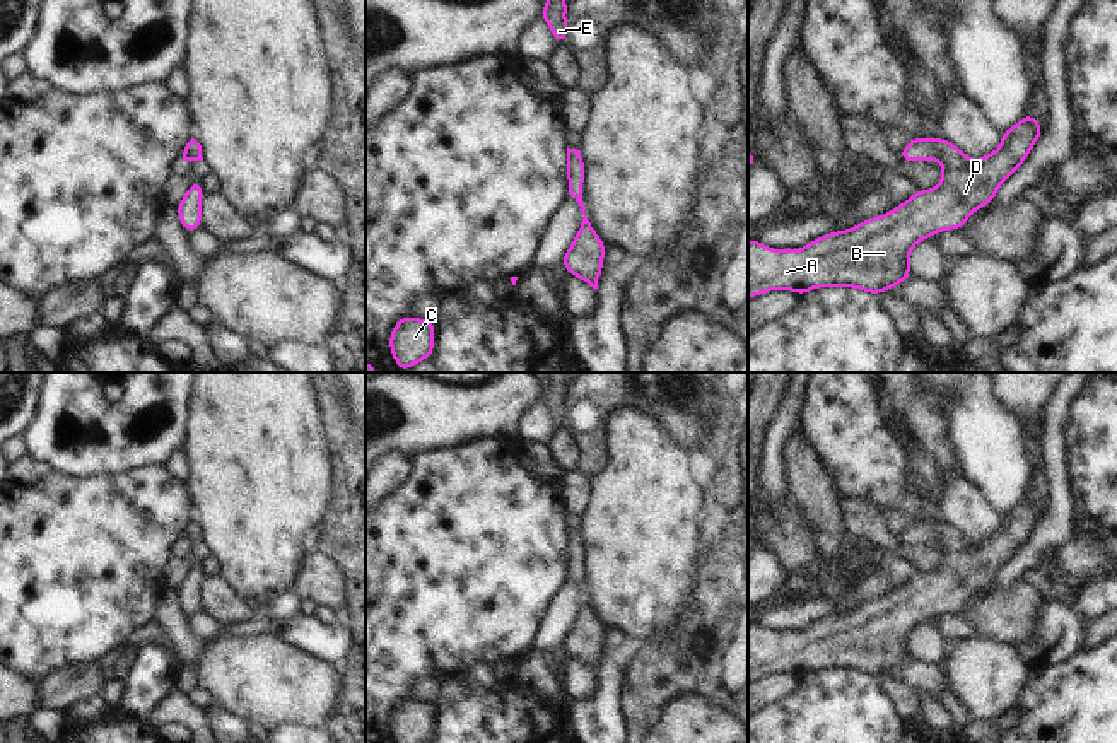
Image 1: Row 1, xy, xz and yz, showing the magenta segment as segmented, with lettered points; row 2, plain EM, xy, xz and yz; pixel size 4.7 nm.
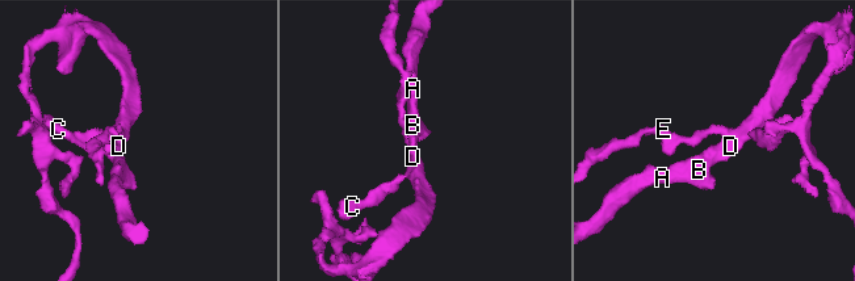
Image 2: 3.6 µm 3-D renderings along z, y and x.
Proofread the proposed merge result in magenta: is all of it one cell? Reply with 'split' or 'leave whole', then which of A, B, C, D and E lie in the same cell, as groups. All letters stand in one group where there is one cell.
leave whole; groups A B C D E

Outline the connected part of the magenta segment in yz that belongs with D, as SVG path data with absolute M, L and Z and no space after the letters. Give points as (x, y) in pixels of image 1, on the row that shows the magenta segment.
M1025 114L1016 125L1001 132L1001 145L980 159L970 159L946 138L914 137L898 150L898 157L909 162L938 161L943 164L941 183L931 190L919 190L893 210L864 219L849 231L827 232L810 241L801 249L772 249L760 239L748 241L748 299L769 290L792 290L803 295L818 287L854 287L868 294L892 290L910 278L912 248L943 232L960 231L970 215L987 207L999 186L1026 161L1035 142L1042 137L1040 121Z

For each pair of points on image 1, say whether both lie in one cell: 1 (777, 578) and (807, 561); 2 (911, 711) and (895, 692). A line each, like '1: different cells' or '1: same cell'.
1: different cells
2: same cell

